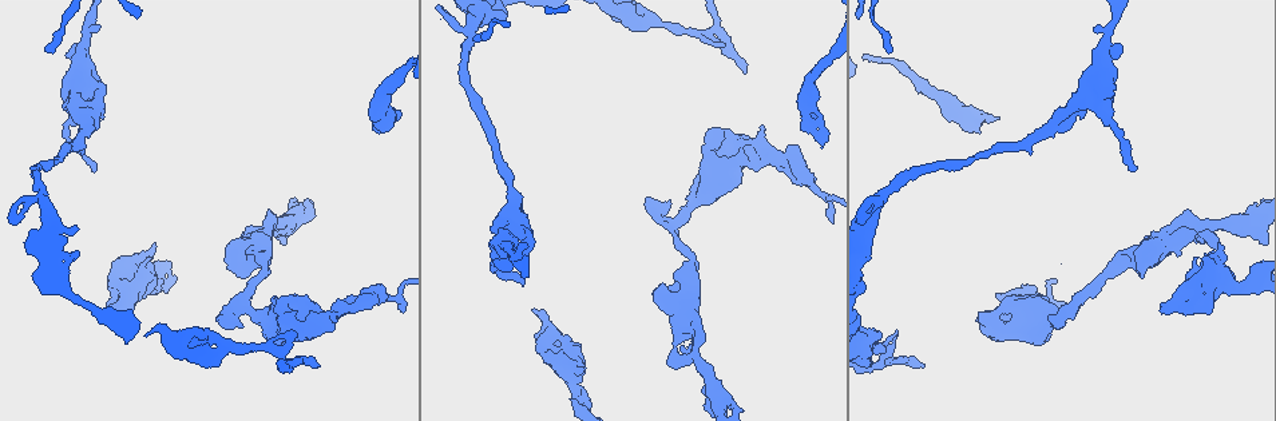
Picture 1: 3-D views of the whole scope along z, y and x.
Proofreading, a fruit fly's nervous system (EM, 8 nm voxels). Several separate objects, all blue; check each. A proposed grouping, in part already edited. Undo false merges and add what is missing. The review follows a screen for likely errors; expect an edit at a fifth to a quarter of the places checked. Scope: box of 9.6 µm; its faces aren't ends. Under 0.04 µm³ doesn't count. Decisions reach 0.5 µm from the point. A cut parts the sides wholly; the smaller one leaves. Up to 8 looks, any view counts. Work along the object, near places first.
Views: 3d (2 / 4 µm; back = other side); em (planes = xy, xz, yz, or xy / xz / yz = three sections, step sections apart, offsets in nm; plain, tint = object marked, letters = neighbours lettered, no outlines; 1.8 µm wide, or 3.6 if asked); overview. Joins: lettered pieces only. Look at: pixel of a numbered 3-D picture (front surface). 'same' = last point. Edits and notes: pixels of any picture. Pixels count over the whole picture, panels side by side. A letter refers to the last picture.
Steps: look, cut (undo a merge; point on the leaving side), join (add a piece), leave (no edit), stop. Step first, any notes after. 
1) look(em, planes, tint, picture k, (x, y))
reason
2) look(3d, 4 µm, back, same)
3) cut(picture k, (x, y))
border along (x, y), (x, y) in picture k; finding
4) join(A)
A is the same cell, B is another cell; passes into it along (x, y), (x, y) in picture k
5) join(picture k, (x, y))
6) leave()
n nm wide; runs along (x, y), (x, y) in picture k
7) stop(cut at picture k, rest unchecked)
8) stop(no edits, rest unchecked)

look(em, planes, tint, picture 1, (643, 26))

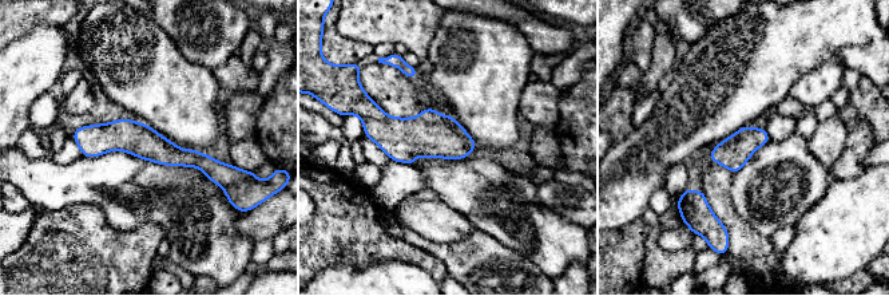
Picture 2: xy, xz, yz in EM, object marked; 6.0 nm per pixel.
look(em, planes, letters, same)
see the neighbours

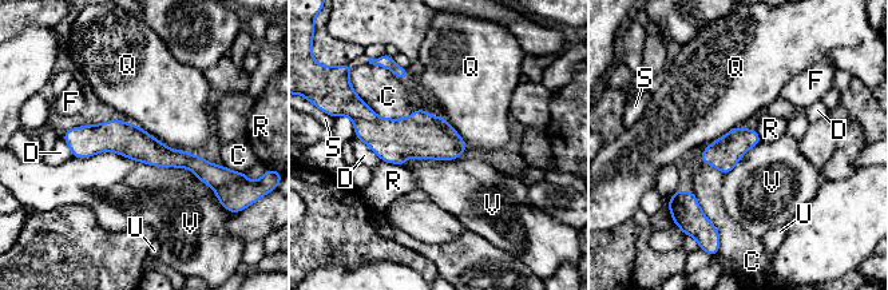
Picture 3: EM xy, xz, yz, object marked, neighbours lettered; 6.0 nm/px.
leave()
C, D, F, Q, R, S, U and V are other cells; border along (72, 155), (186, 167), (217, 198) in picture 3; all the same neuron

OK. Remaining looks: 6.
look(em, planes, letters, picture 1, (502, 19))
stops while still wide

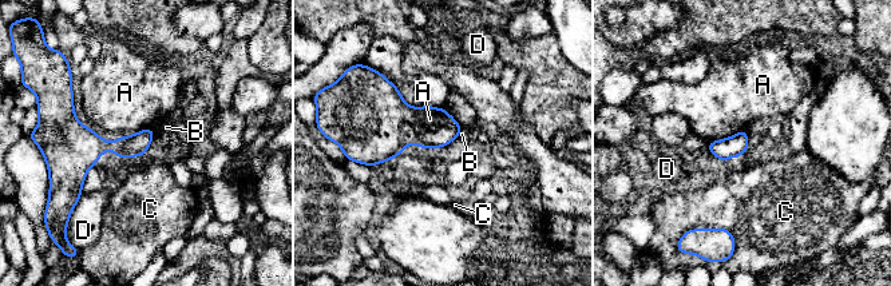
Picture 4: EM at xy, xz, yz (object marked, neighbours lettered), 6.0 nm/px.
leave()
A, B, C and D are other cells; border along (154, 128), (146, 127), (114, 139) in picture 4; none of them fits

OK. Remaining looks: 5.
look(em, planes, letters, picture 1, (1163, 305))
free end

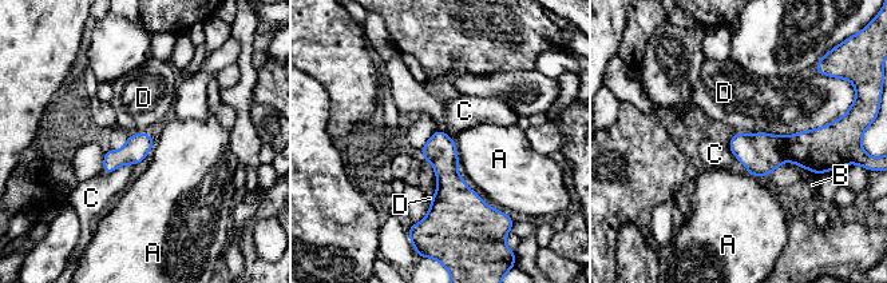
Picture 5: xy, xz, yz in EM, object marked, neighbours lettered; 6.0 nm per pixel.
leave()
A, B, C and D are other cells; border along (831, 122), (788, 135), (737, 132) in picture 5; no lettered piece goes on from it

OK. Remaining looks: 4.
stop(no edits, rest unchecked)

